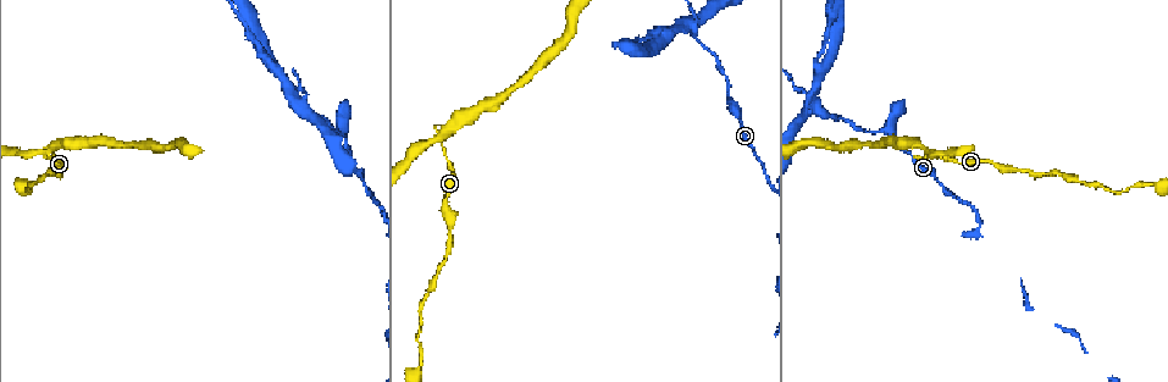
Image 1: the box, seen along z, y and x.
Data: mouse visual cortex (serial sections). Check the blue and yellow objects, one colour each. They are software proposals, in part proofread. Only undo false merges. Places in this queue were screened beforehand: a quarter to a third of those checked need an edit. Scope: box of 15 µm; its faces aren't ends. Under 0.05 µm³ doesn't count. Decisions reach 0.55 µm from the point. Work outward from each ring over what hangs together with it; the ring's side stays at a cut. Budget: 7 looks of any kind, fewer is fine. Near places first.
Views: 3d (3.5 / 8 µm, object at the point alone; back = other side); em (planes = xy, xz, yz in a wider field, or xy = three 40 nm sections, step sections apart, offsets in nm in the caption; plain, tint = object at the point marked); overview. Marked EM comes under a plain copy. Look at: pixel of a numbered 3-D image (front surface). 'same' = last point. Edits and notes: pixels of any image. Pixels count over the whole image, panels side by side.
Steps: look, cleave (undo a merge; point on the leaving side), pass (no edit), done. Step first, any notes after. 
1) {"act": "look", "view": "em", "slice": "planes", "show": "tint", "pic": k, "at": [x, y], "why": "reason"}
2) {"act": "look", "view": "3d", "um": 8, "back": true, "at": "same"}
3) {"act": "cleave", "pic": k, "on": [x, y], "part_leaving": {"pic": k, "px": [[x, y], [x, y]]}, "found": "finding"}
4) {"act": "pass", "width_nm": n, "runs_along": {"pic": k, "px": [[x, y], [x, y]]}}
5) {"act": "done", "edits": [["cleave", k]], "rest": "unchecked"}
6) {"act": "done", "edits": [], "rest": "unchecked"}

{"act": "look", "view": "em", "slice": "xy", "step": 2, "show": "tint", "pic": 1, "at": [347, 134], "why": "branch point"}

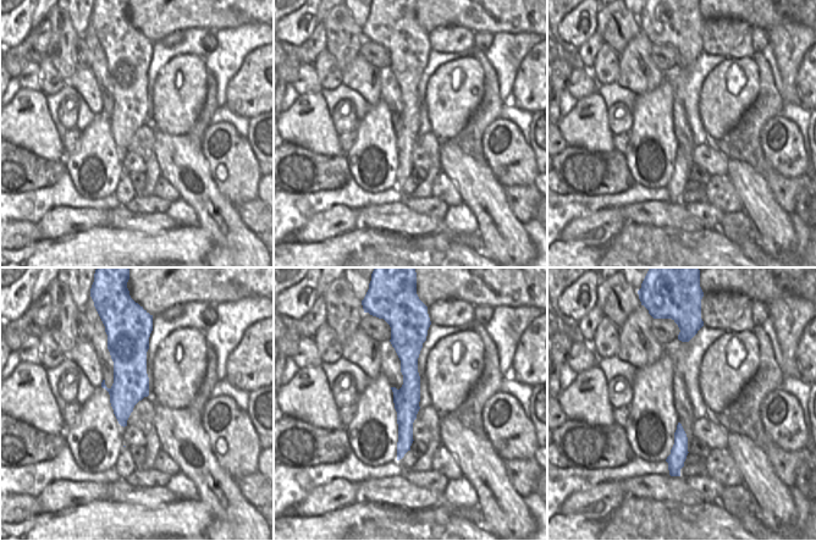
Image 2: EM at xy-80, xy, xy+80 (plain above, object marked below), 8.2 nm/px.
{"act": "look", "view": "3d", "um": 3.5, "at": "same"}

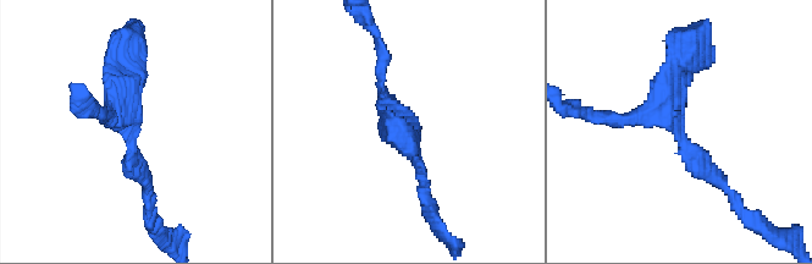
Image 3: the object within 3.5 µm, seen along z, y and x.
{"act": "pass", "arm_widths_nm": [150, 200, 300], "found": "continuous, no second cell"}

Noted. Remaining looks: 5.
{"act": "look", "view": "3d", "um": 3.5, "pic": 1, "at": [813, 102], "why": "abrupt turn"}

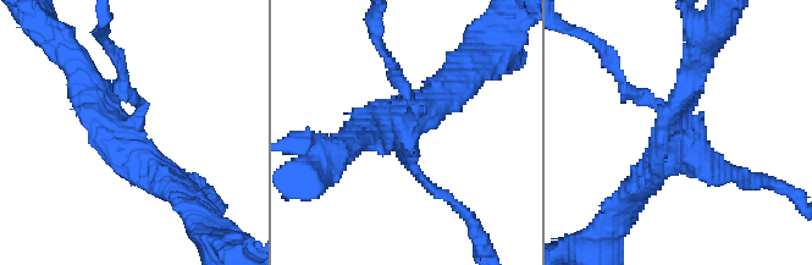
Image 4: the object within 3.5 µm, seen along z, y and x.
{"act": "look", "view": "em", "slice": "xy", "step": 1, "show": "tint", "pic": 4, "at": [684, 129], "why": "now the EM"}

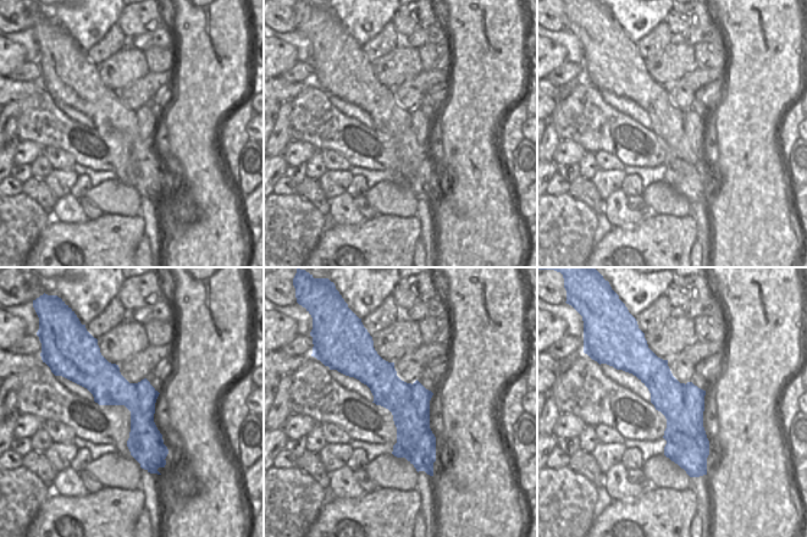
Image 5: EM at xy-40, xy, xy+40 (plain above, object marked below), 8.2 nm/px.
{"act": "cleave", "pic": 4, "on": [663, 131], "border": {"pic": 5, "px": [[685, 385], [701, 431], [667, 442]]}, "found": "a second cell is stuck on"}

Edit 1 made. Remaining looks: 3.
{"act": "done", "edits": [["cleave", 4]], "rest": "unchecked"}

